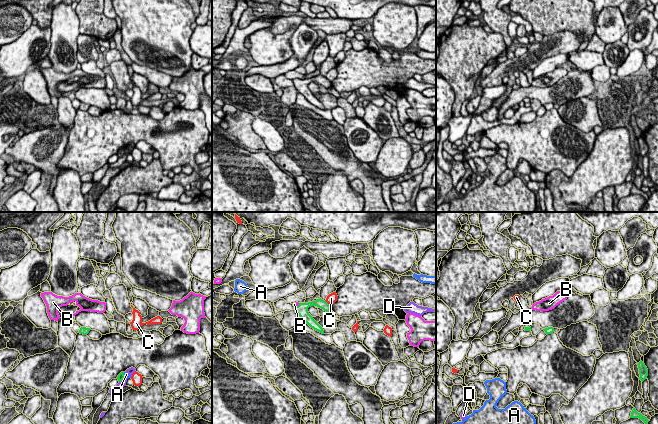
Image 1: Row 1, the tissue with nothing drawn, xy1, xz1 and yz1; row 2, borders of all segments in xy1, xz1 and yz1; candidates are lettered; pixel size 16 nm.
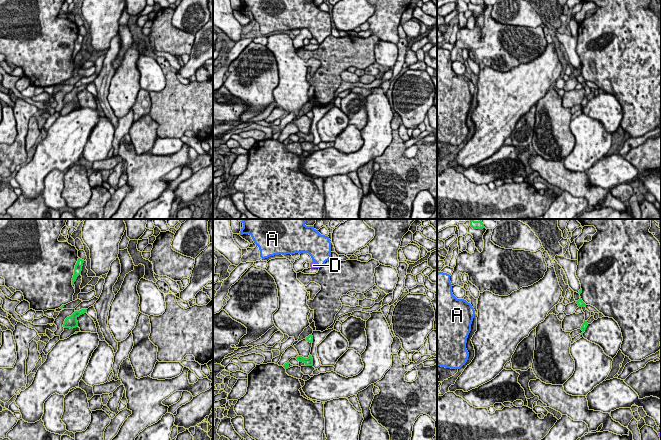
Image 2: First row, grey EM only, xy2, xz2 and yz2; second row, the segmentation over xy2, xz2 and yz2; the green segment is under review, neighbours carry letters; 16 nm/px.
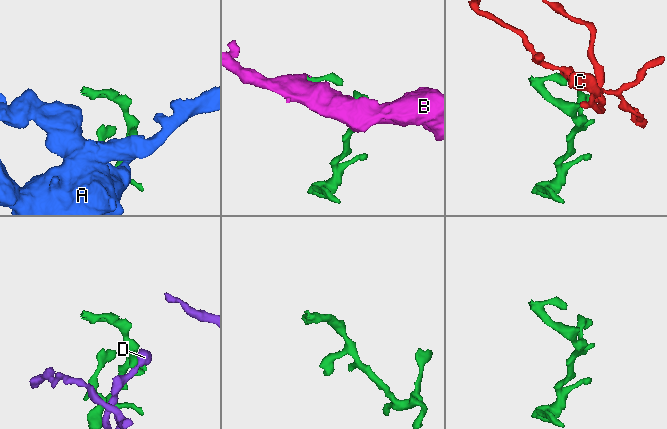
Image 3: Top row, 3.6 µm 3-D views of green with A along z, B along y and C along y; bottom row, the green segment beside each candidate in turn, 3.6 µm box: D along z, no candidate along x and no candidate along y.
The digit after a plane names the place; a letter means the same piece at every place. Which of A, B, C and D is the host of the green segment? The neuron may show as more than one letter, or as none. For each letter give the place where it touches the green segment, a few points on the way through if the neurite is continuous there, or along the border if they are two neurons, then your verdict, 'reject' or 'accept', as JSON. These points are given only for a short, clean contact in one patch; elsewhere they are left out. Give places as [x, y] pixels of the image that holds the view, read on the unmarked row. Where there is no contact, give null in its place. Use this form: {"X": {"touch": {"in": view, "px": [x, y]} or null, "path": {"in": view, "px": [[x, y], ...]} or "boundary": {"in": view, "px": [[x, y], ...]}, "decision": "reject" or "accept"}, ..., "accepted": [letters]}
{"A": {"touch": {"in": "xy1", "px": [124, 151]}, "boundary": {"in": "xy1", "px": [[123, 148], [125, 153]]}, "decision": "reject"}, "B": {"touch": {"in": "xz1", "px": [296, 82]}, "path": {"in": "xz1", "px": [[302, 85], [296, 82], [294, 80]]}, "decision": "accept"}, "C": {"touch": {"in": "xz1", "px": [327, 79]}, "decision": "reject"}, "D": {"touch": {"in": "xy1", "px": [121, 156]}, "boundary": {"in": "xy1", "px": [[124, 153], [119, 158]]}, "decision": "reject"}, "accepted": ["B"]}

